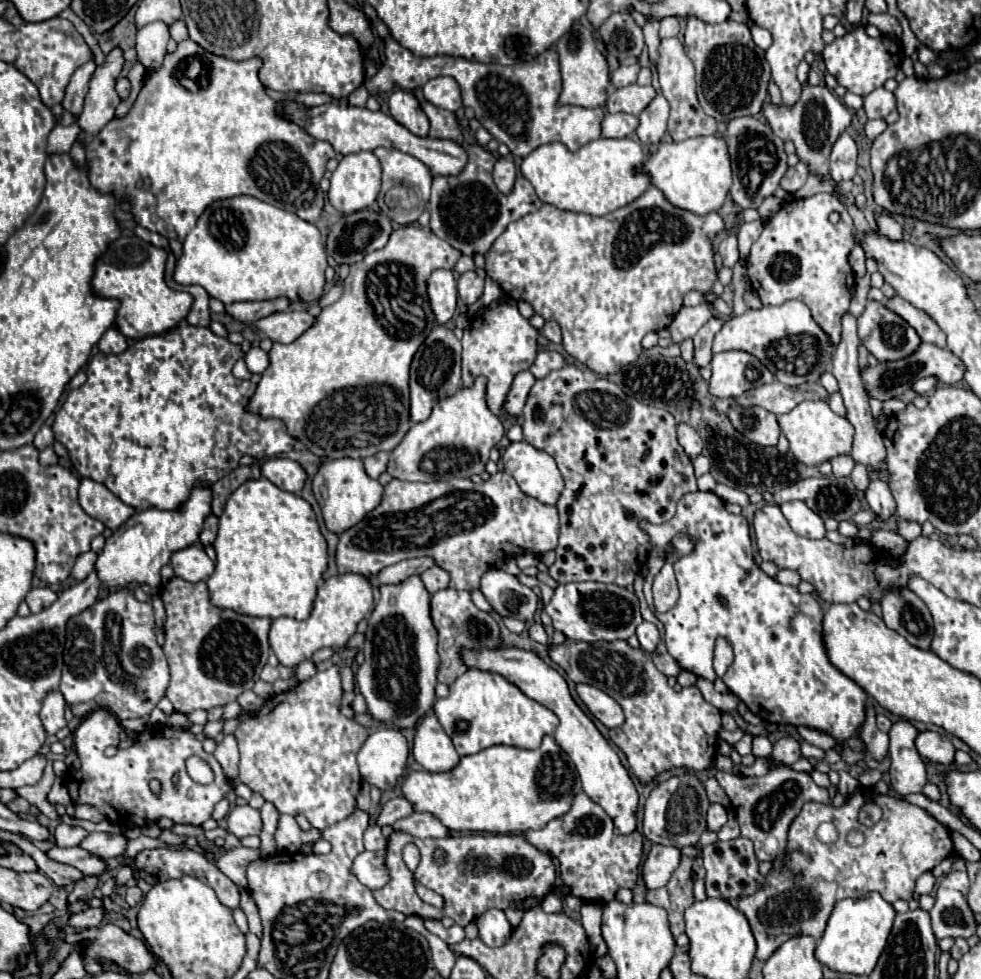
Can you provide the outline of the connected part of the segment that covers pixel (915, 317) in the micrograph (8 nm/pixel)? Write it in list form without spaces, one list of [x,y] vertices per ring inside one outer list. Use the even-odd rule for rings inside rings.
[[[898,295],[888,299],[886,307],[890,311],[894,311],[896,315],[900,315],[906,323],[910,323],[916,329],[916,333],[922,337],[922,341],[934,343],[938,347],[946,347],[944,331],[936,325],[936,321],[928,313],[922,313],[920,309],[916,309],[912,303],[908,303],[906,299],[902,299]]]

